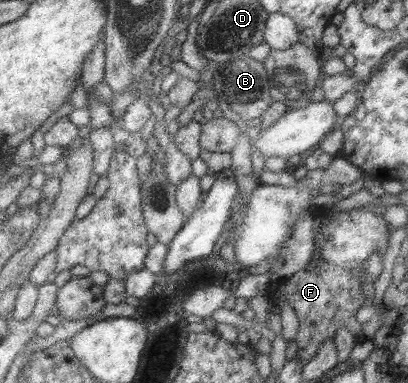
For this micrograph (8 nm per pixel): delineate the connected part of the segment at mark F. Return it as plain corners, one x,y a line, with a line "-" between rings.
361,209
350,210
340,216
337,212
334,219
327,218
323,228
315,235
315,248
320,249
320,262
312,270
306,267
300,272
278,281
280,300
287,300
296,312
299,325
295,333
297,346
296,357
300,366
304,366
312,354
320,348
326,339
333,340
341,327
358,340
364,339
361,325
356,321
358,308
365,306
366,297
362,293
362,267
371,256
382,258
388,248
390,231
382,216
372,211

